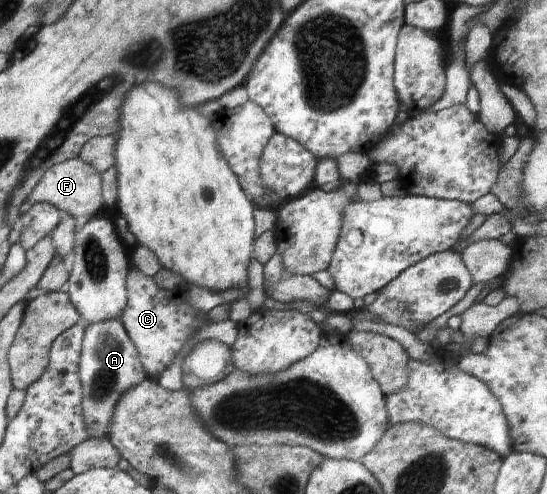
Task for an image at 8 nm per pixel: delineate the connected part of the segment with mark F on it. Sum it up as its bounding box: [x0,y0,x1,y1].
[31,158,103,220]

